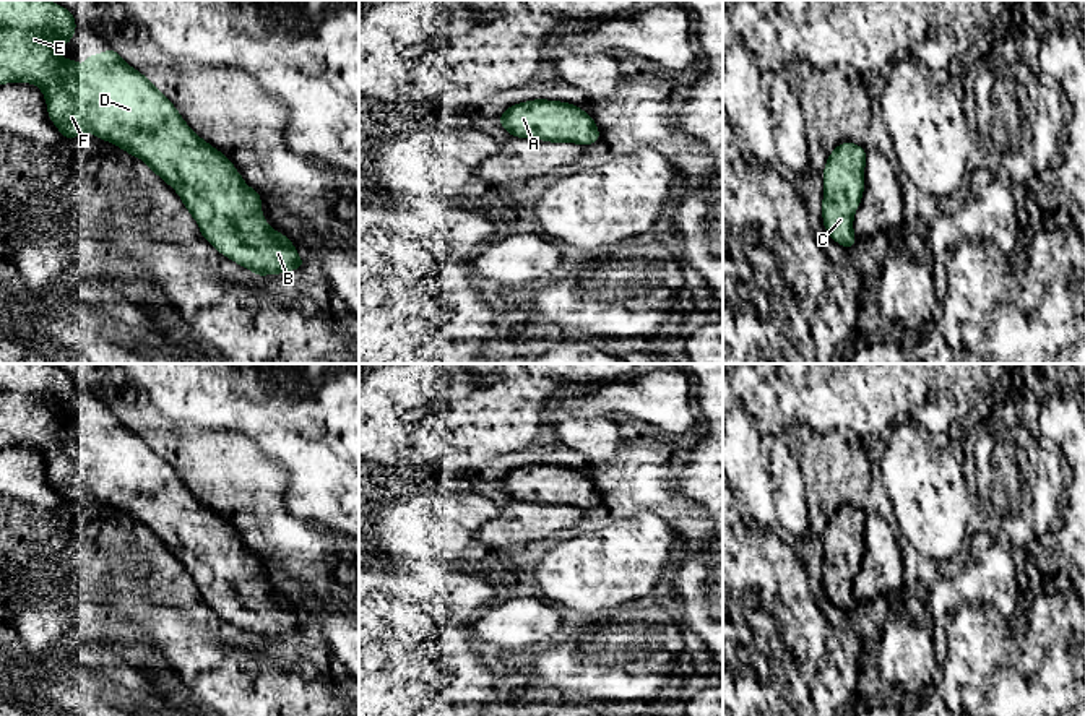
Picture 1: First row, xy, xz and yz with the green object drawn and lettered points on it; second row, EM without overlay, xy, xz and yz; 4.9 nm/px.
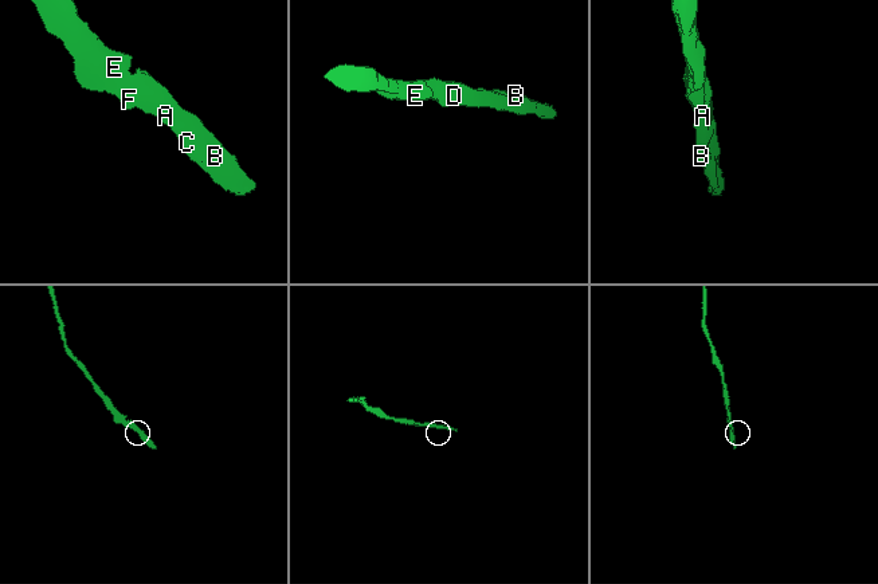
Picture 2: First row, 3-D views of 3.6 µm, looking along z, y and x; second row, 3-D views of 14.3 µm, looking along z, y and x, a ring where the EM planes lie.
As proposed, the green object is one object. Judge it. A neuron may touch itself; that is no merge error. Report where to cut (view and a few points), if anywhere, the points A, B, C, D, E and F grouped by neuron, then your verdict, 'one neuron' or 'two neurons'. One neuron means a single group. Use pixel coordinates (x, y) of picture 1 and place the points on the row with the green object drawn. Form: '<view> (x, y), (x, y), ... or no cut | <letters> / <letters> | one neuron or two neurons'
no cut | A B C D E F | one neuron

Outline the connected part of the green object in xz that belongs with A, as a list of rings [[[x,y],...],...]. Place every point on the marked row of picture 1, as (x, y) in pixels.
[[[533,99],[512,104],[495,120],[513,138],[590,146],[601,136],[591,115],[578,106],[560,101]]]

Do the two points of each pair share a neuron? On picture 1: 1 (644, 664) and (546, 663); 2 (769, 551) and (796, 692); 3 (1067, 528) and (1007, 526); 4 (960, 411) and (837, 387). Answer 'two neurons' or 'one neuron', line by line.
1: one neuron
2: one neuron
3: two neurons
4: one neuron

